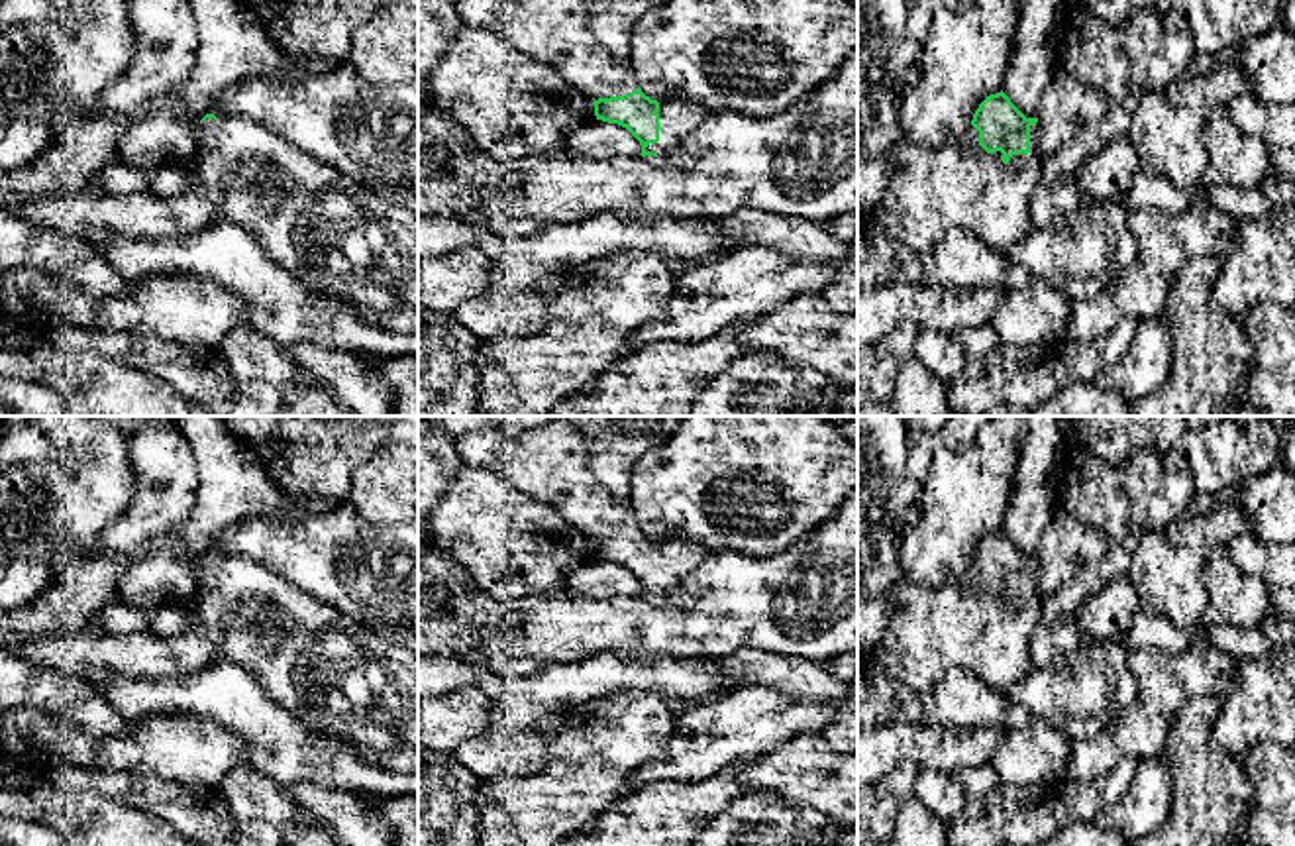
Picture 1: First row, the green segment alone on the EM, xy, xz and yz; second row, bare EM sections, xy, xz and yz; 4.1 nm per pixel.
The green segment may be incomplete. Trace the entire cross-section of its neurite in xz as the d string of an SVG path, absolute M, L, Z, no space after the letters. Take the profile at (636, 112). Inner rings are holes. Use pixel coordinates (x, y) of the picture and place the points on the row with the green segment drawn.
M451 0L463 26L498 33L528 59L553 69L569 88L595 104L596 120L626 128L642 145L642 157L665 157L687 169L693 159L685 139L708 118L708 110L689 98L651 100L642 92L630 61L618 63L591 31L589 0Z

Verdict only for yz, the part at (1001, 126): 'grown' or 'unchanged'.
grown

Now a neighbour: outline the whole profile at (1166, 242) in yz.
M1195 202L1177 214L1130 210L1128 226L1138 239L1136 265L1097 298L1071 304L1062 340L1093 342L1122 318L1164 316L1177 273L1197 255L1224 261L1234 245L1238 220L1209 202Z

